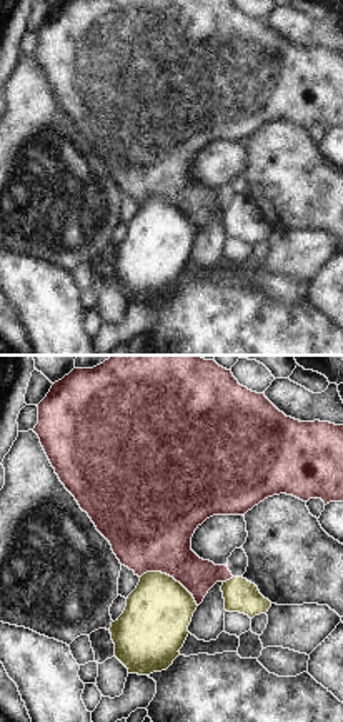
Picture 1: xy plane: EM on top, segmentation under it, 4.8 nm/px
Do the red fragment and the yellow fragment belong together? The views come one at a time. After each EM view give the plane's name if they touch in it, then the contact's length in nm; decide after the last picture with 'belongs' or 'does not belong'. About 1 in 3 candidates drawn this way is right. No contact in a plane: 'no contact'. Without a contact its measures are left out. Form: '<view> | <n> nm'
xy | 320 nm

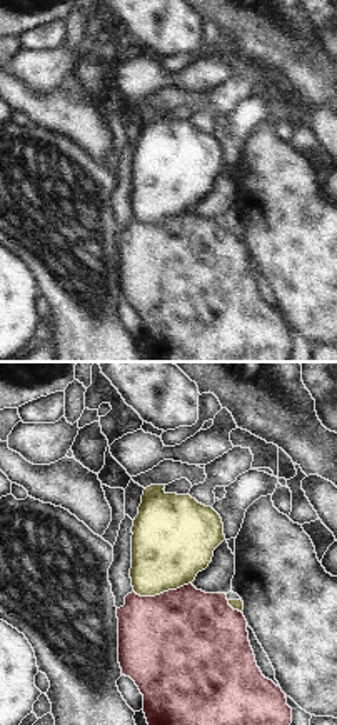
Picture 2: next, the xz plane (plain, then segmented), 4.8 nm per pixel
xz | 280 nm

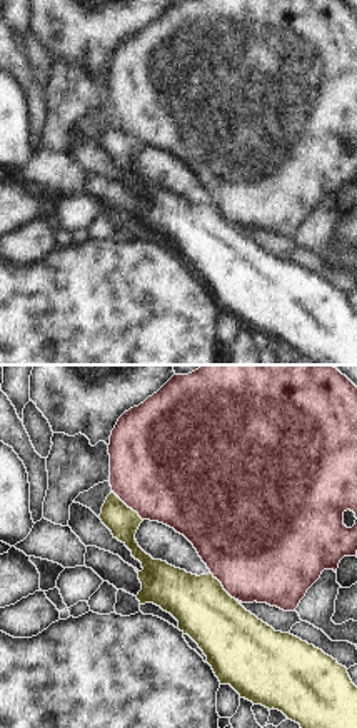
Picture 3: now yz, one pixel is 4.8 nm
yz | 220 nm

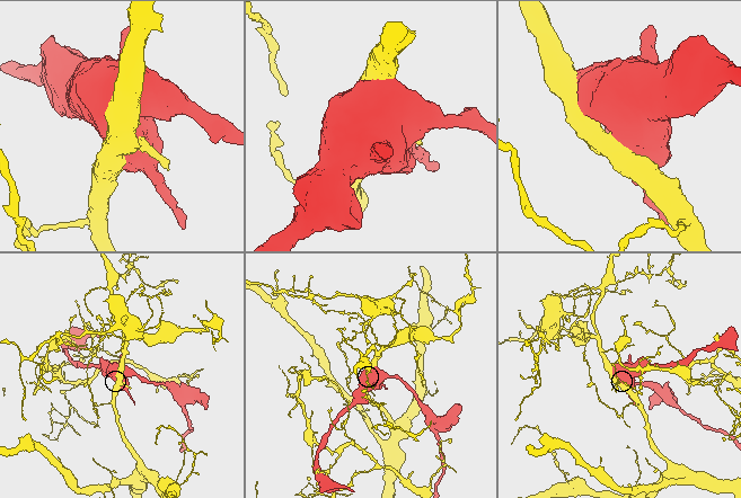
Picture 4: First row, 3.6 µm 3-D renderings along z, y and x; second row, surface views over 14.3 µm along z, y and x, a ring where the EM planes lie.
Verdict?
does not belong

